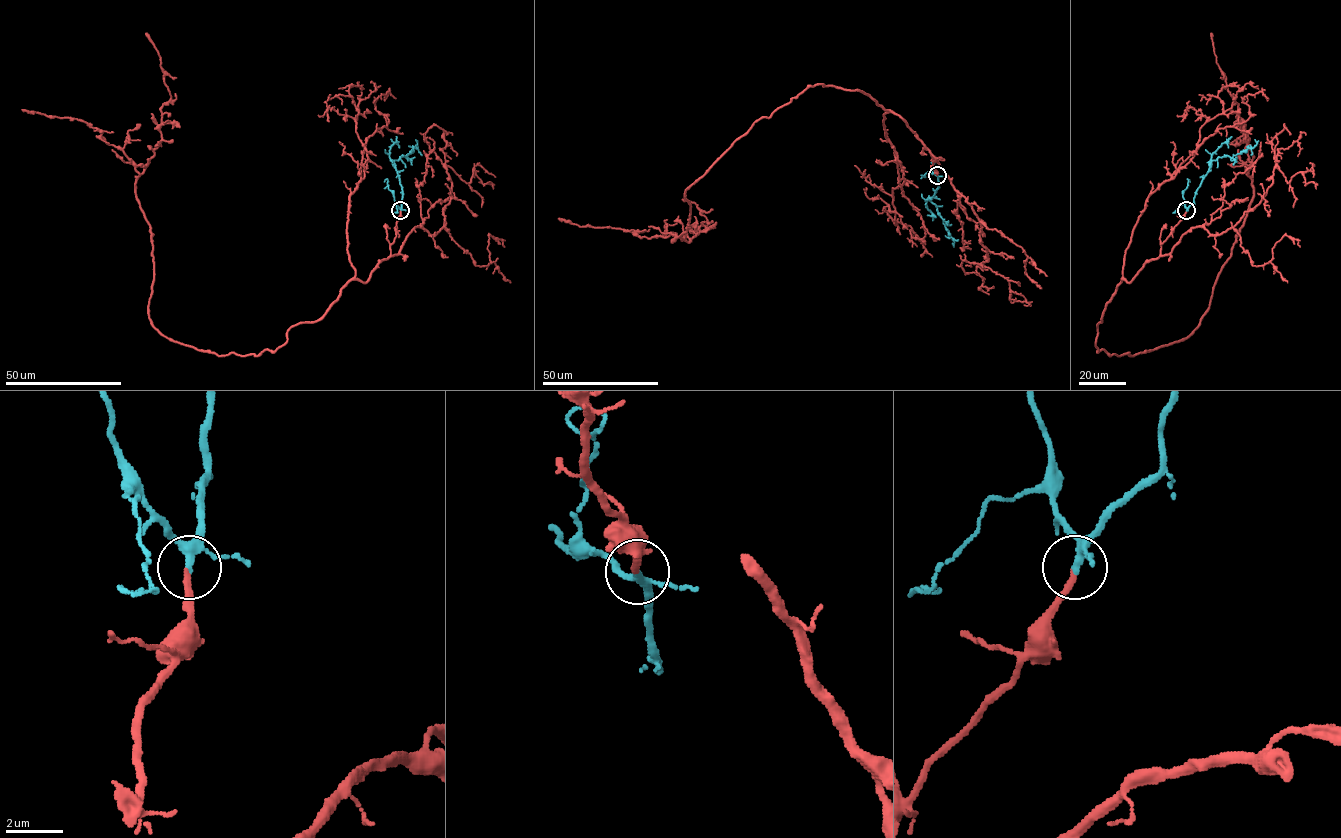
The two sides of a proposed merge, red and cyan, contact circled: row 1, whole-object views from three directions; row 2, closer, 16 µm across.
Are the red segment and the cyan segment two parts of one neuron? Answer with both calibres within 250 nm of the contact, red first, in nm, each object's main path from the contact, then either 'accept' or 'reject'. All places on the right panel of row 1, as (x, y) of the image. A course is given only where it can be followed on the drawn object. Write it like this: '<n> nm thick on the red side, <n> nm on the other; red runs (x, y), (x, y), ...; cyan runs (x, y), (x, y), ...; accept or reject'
240 nm thick on the red side, 200 nm on the other; red runs (1186, 211), (1160, 255), (1121, 279), (1097, 351), (1134, 355), (1189, 335), (1253, 197), (1253, 155), (1211, 33); cyan runs (1186, 211), (1193, 202), (1210, 163), (1218, 157), (1232, 157), (1253, 148), (1257, 143), (1254, 139); accept

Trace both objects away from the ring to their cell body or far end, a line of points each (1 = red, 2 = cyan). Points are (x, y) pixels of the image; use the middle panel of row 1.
1: (937, 175), (899, 116), (816, 84), (685, 190), (673, 242), (708, 220), (683, 199)
2: (937, 175), (939, 187), (930, 200), (937, 207), (952, 243)

